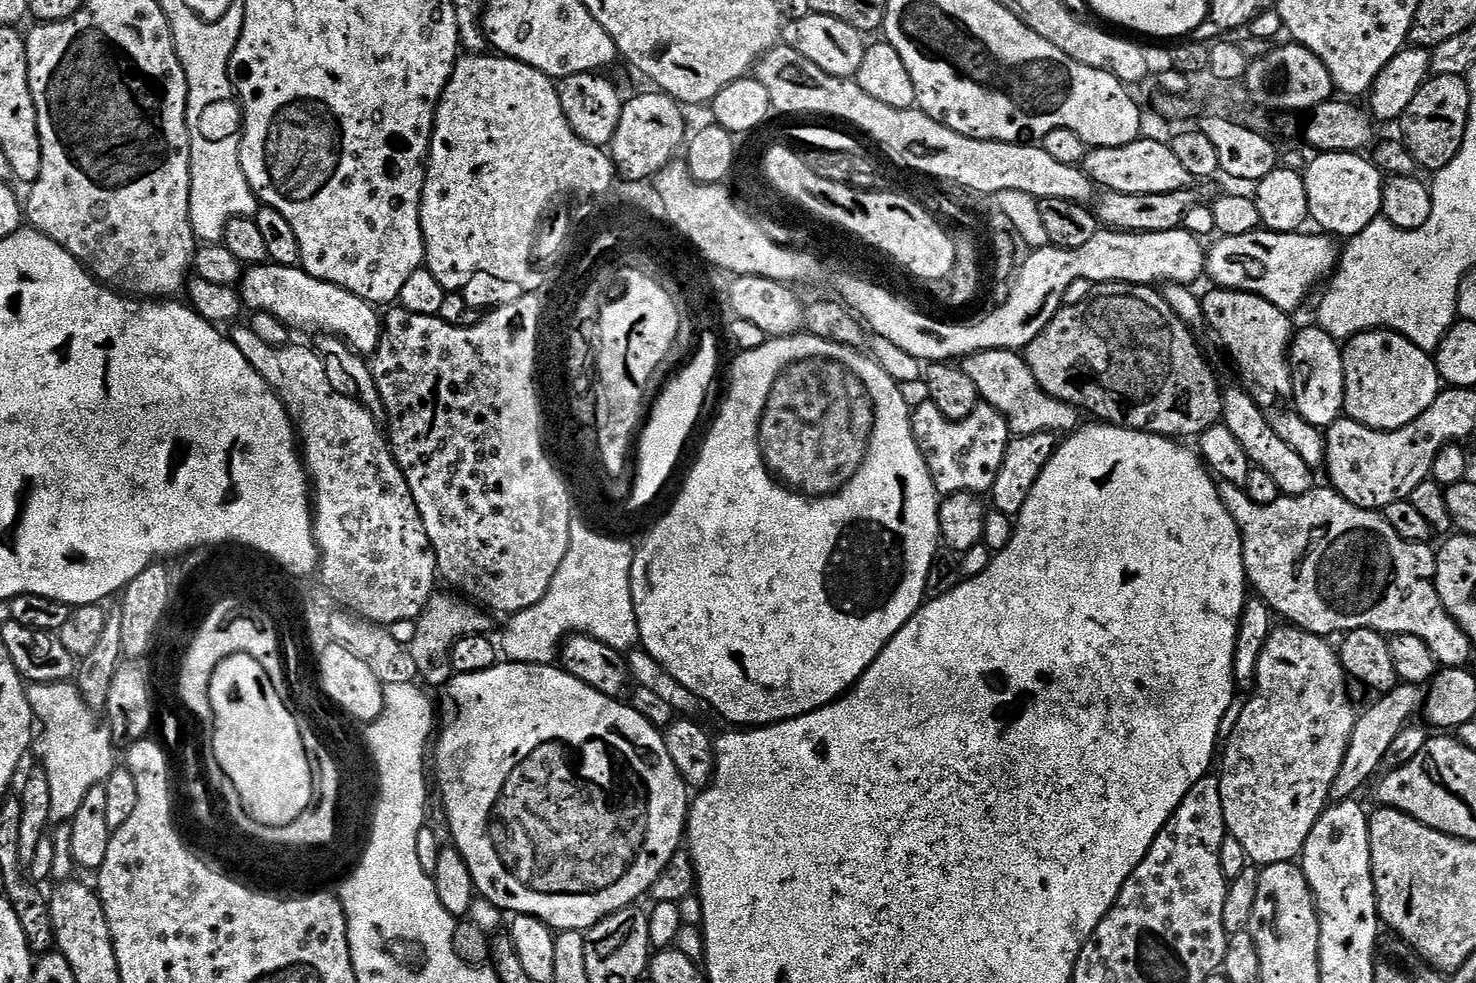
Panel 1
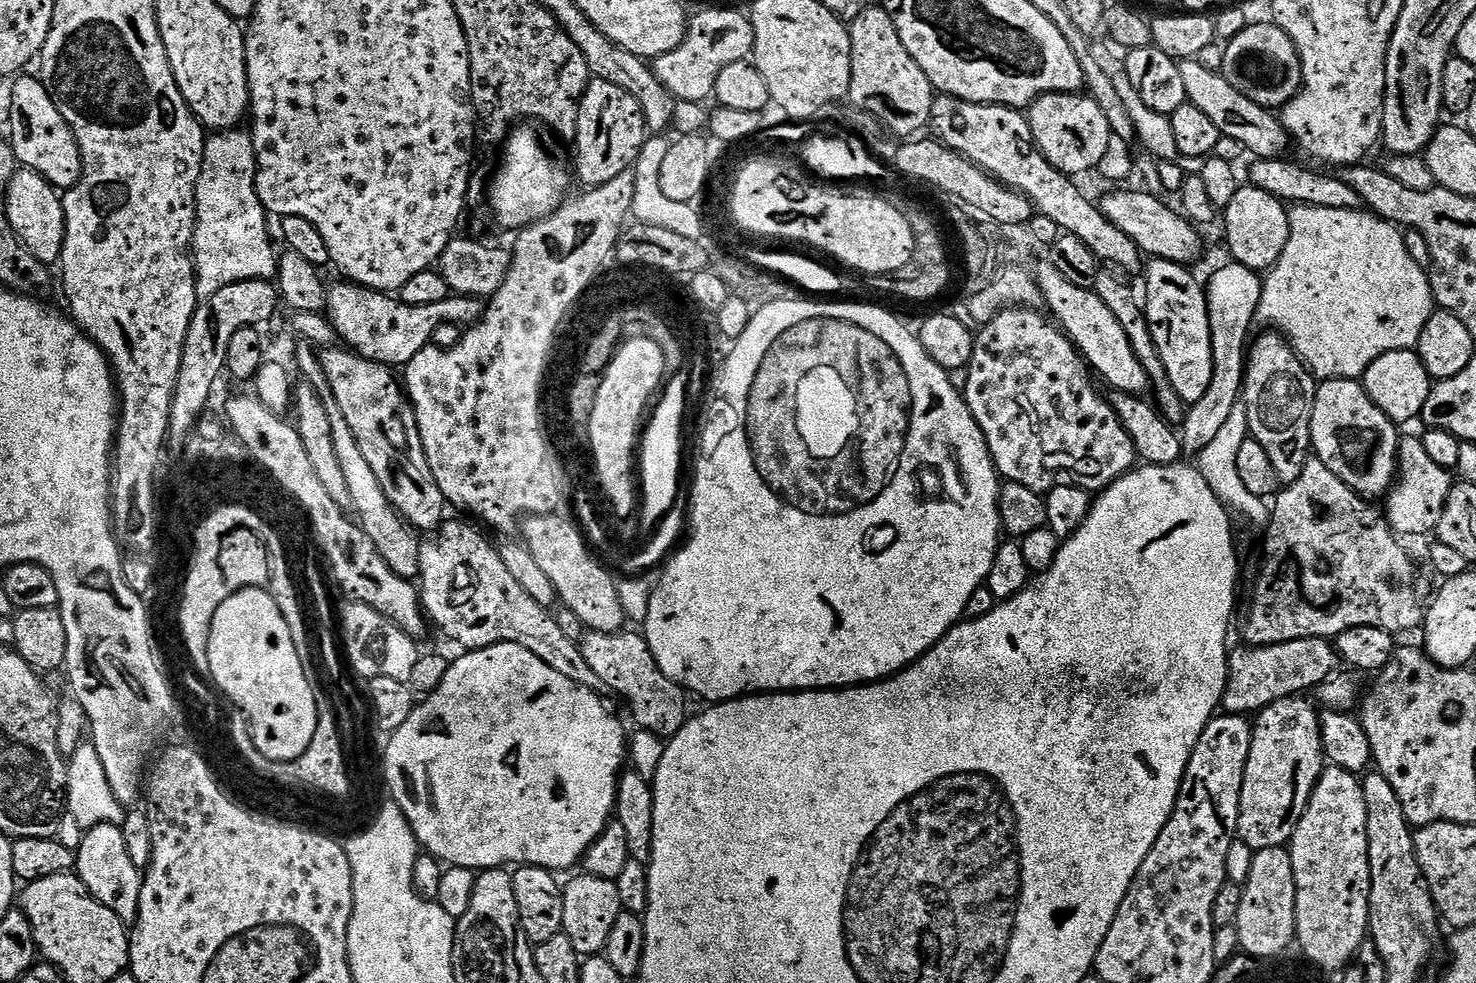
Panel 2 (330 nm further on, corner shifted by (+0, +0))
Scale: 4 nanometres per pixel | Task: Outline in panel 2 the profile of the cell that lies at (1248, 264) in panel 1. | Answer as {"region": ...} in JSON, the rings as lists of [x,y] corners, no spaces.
{"region":[[[1147,190],[1140,192],[1112,192],[1098,207],[1104,216],[1122,234],[1126,234],[1140,247],[1141,253],[1158,260],[1169,260],[1175,264],[1191,265],[1191,260],[1200,256],[1200,236],[1197,225],[1185,218],[1175,207],[1167,208],[1161,197]]]}

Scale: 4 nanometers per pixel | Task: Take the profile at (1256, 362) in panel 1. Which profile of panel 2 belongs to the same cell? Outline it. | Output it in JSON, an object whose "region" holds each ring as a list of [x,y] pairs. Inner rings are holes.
{"region":[[[1276,330],[1265,332],[1268,332],[1265,336],[1256,336],[1247,349],[1242,403],[1248,412],[1251,439],[1258,441],[1262,450],[1266,450],[1270,462],[1274,462],[1274,470],[1278,470],[1281,485],[1287,486],[1296,481],[1298,474],[1302,474],[1302,466],[1310,459],[1318,380],[1288,343],[1287,336]],[[1288,380],[1292,380],[1292,384],[1288,384]]]}

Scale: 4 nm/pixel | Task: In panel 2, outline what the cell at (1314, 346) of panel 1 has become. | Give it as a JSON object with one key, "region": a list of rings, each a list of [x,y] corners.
{"region":[[[1325,380],[1317,387],[1312,415],[1312,447],[1315,459],[1322,461],[1346,486],[1365,498],[1383,497],[1393,487],[1398,476],[1399,444],[1402,432],[1399,427],[1366,394],[1360,380]]]}

